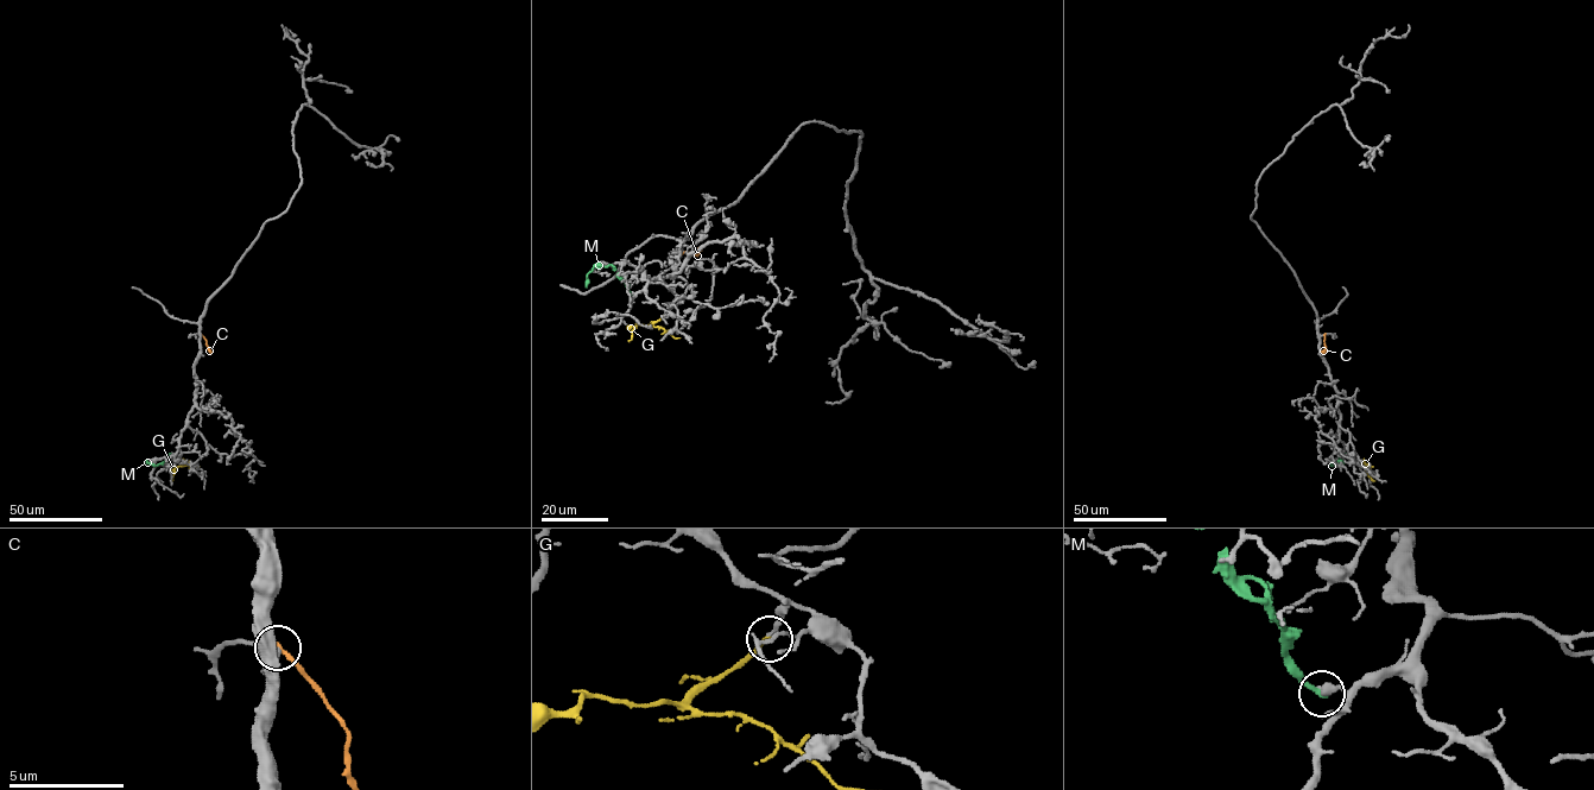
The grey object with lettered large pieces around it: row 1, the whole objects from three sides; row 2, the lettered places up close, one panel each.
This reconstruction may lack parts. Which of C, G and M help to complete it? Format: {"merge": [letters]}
{"merge": ["G"]}

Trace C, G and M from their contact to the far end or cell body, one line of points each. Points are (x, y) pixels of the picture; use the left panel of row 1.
C: (201, 334), (210, 353)
G: (190, 461), (175, 467), (170, 480)
M: (172, 453), (166, 461), (146, 463)

